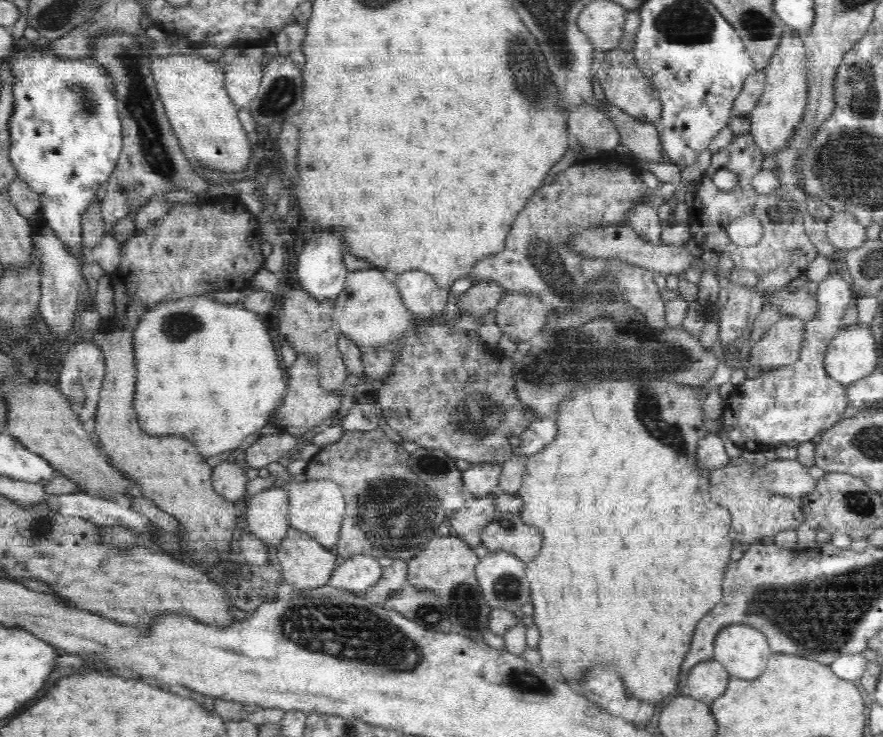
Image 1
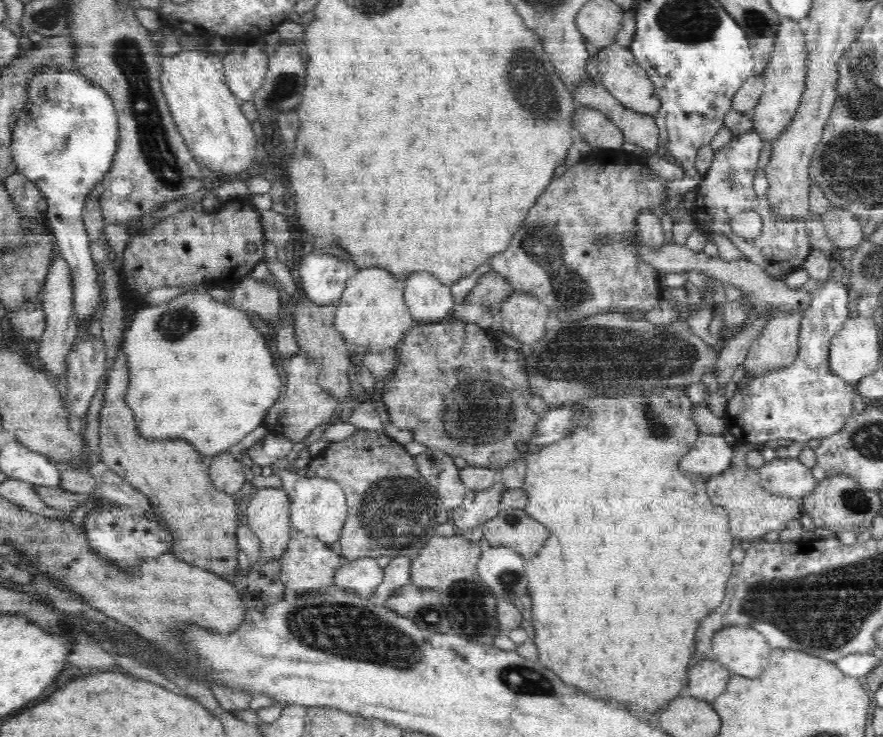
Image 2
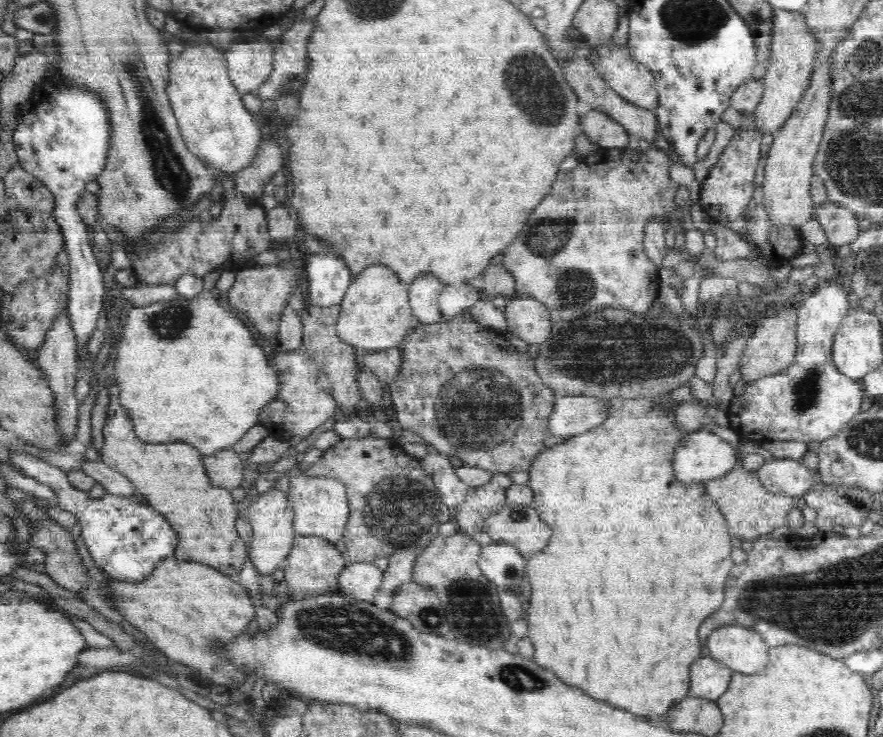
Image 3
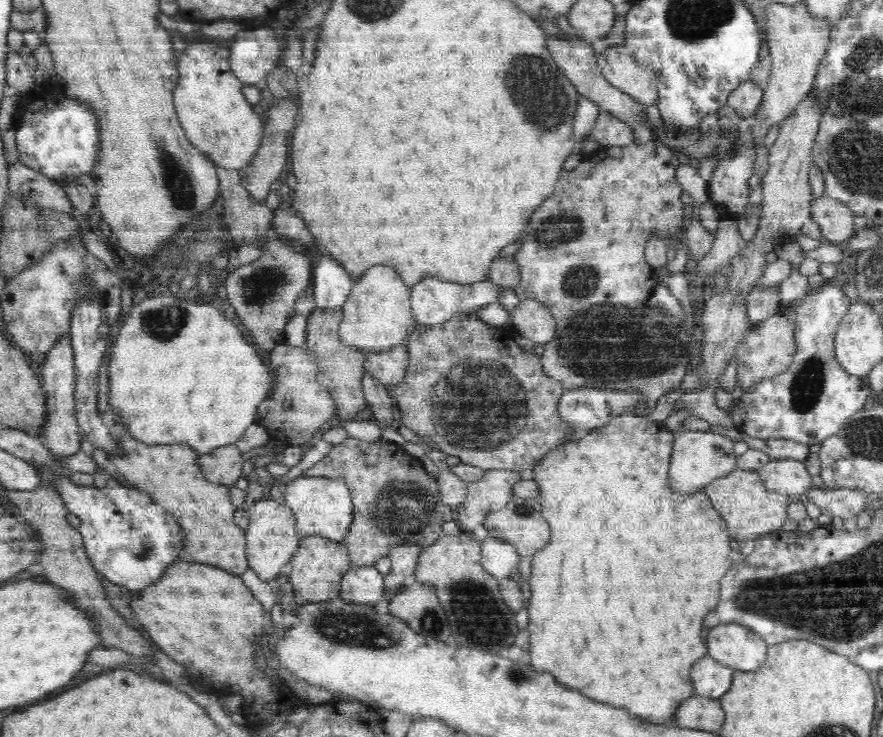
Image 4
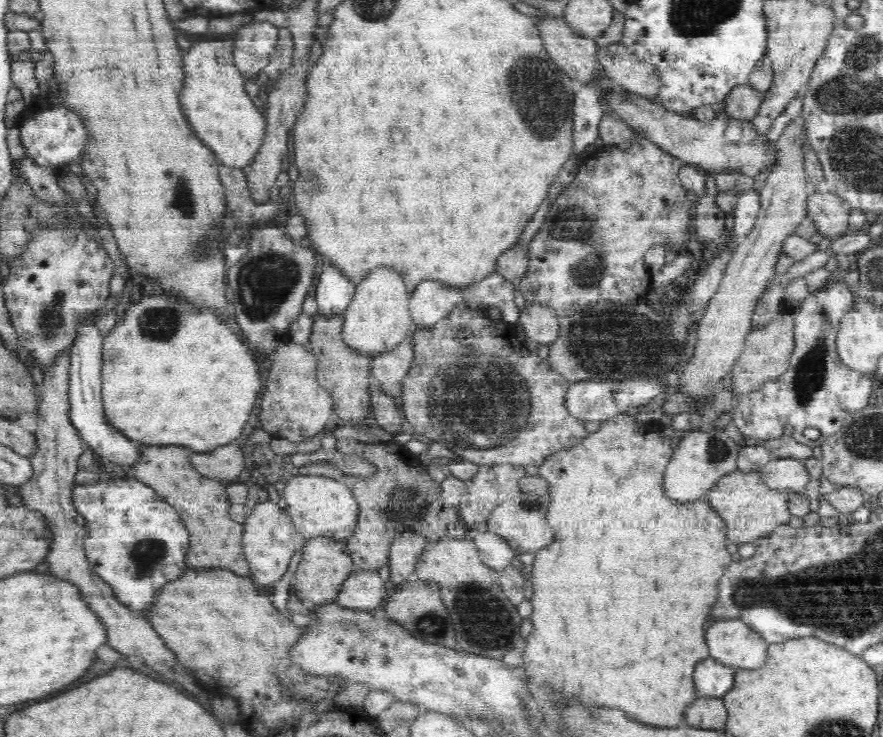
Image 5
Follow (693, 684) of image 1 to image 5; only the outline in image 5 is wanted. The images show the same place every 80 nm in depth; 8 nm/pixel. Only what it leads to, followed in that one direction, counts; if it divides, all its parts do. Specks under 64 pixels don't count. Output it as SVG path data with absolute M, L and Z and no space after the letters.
M712 657L705 658L693 672L693 681L698 697L723 697L735 681L735 667L718 662Z

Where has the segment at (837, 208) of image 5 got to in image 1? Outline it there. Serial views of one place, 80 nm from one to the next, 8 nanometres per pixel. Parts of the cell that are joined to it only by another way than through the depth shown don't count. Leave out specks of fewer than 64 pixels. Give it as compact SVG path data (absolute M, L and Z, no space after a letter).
M834 212L825 222L828 240L837 251L852 251L867 241L866 227L850 213Z

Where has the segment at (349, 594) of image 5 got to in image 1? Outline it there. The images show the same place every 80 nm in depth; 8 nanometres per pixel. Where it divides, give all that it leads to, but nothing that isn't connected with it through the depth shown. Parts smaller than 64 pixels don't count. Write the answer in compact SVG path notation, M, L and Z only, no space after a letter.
M354 555L342 558L329 578L328 585L363 594L378 582L383 567L376 557L370 555Z

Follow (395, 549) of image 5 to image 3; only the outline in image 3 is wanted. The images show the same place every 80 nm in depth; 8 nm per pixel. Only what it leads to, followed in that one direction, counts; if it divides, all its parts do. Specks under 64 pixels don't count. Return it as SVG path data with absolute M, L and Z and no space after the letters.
M412 548L394 552L389 558L389 565L384 570L383 581L372 602L380 609L389 609L394 593L399 586L410 583L413 576L413 566L418 553Z

